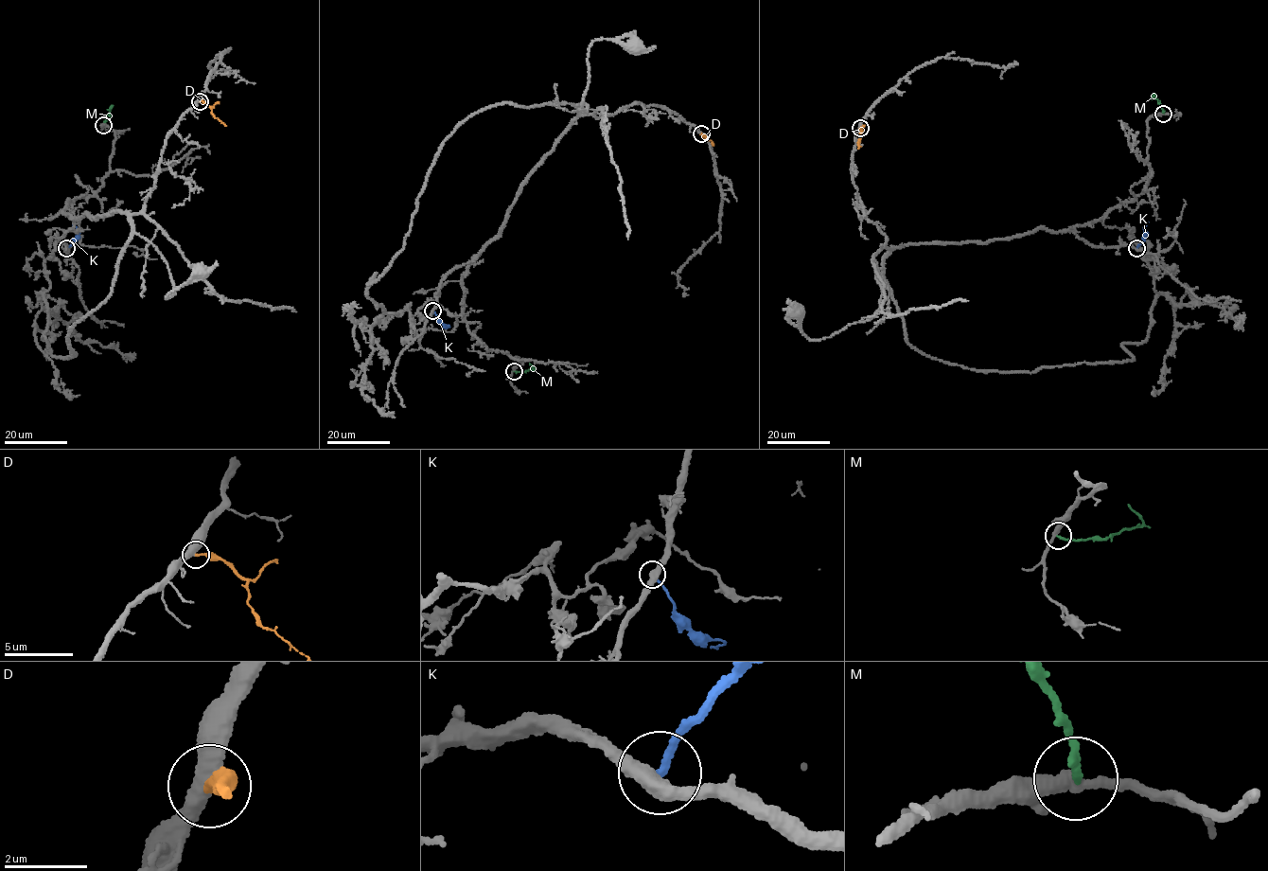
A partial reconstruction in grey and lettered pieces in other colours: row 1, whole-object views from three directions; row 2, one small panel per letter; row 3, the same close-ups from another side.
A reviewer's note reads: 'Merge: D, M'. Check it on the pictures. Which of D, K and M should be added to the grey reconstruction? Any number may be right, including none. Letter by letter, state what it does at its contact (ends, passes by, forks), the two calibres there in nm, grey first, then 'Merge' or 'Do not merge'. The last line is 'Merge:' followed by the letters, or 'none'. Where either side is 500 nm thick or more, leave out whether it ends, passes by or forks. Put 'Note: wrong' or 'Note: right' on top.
Note: right
D: It ends there. Thickness 480 nm (grey) against 190 nm. Merge
K: It ends there. Thickness 440 nm (grey) against 180 nm. Do not merge
M: It ends there. Thickness 300 nm (grey) against 160 nm. Merge
Merge: D, M

